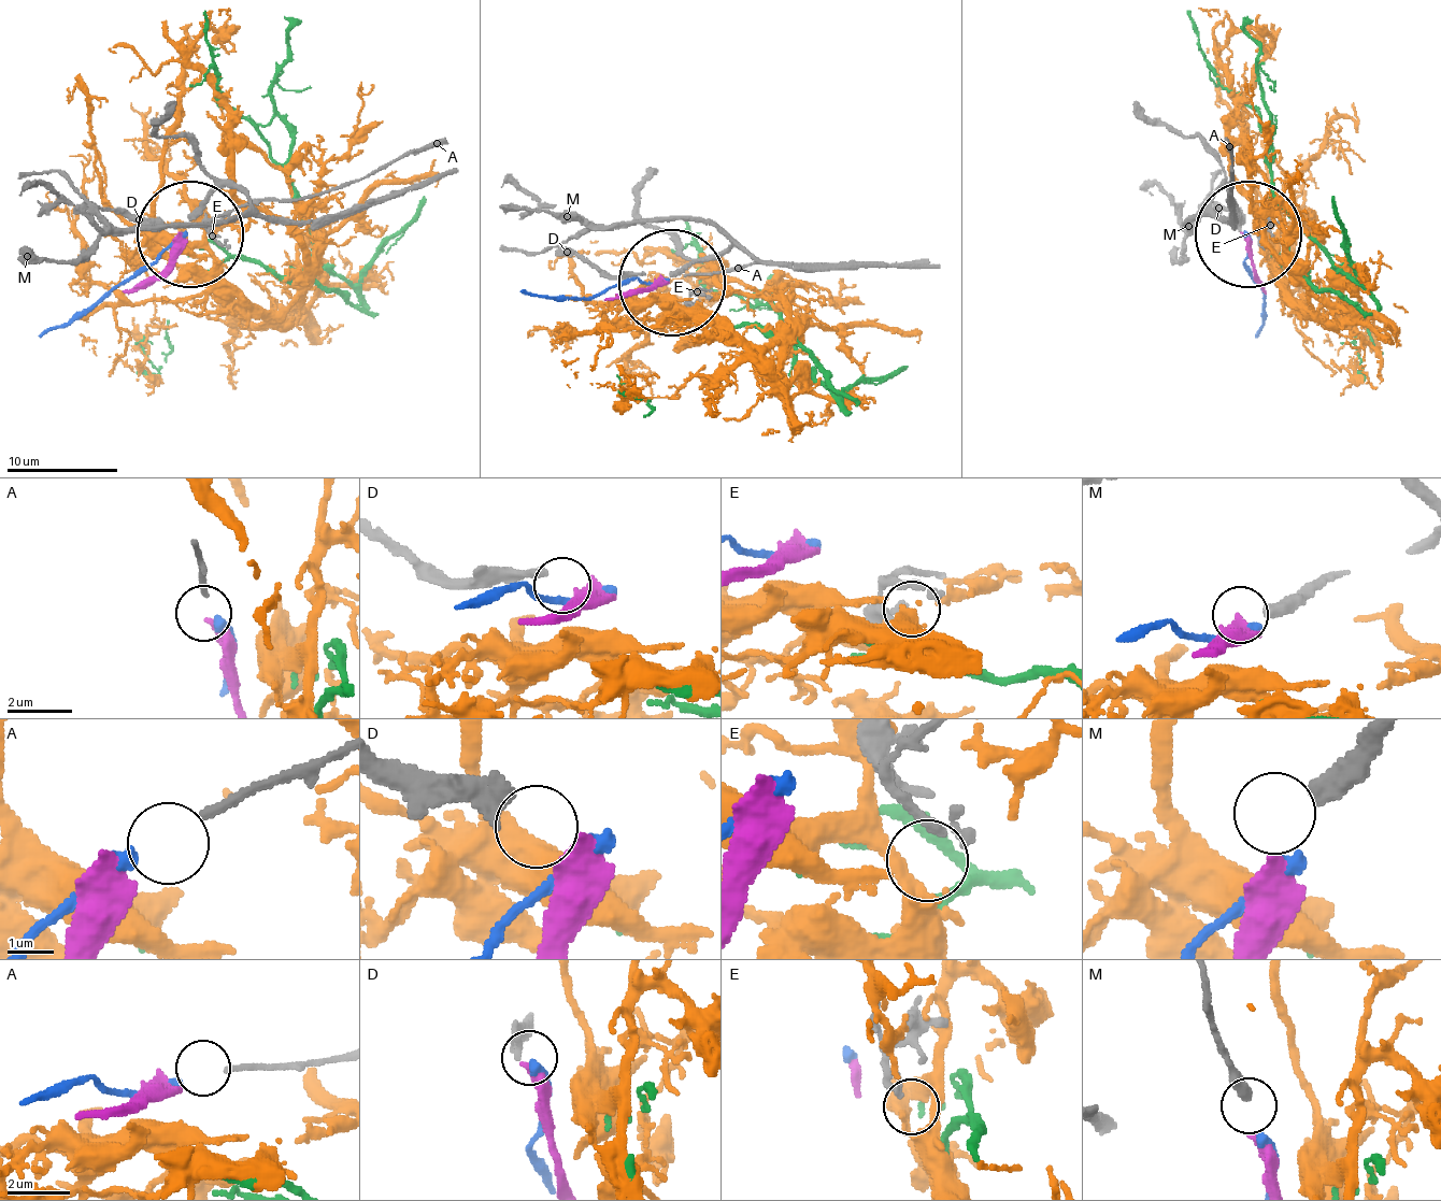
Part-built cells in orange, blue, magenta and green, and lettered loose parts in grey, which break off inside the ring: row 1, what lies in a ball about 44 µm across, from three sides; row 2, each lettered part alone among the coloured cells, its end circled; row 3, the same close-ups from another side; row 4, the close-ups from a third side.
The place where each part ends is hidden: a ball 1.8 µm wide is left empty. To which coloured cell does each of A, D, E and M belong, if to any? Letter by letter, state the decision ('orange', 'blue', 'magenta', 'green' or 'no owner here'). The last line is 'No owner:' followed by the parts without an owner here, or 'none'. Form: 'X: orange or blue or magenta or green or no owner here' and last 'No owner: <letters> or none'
A: blue
D: magenta
E: orange
M: no owner here
No owner: M

